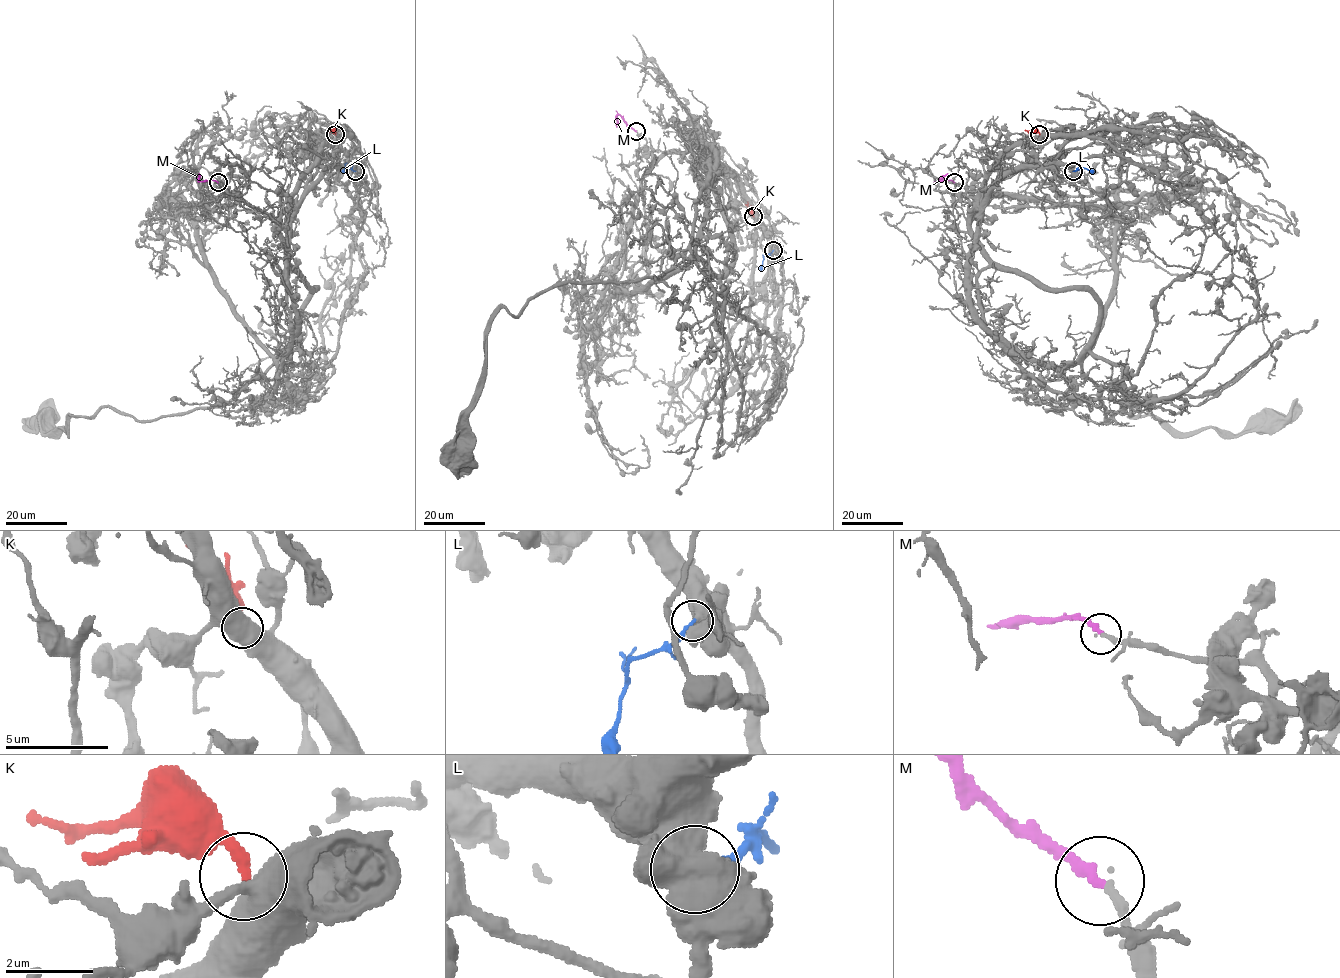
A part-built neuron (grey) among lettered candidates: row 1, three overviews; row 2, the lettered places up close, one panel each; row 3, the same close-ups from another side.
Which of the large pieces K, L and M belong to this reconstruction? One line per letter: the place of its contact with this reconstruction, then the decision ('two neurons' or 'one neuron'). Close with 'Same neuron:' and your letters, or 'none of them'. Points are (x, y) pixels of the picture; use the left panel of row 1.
K: (335, 134) | one neuron
L: (355, 171) | two neurons
M: (218, 182) | one neuron
Same neuron: K, M

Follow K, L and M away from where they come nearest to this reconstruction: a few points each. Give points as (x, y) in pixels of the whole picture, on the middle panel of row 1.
K: (753, 216), (747, 202)
L: (773, 250), (763, 256), (761, 271)
M: (636, 131), (618, 115), (616, 127)

